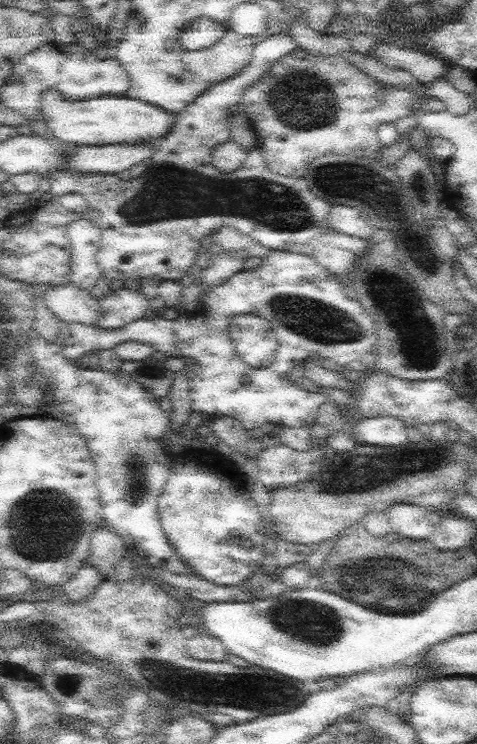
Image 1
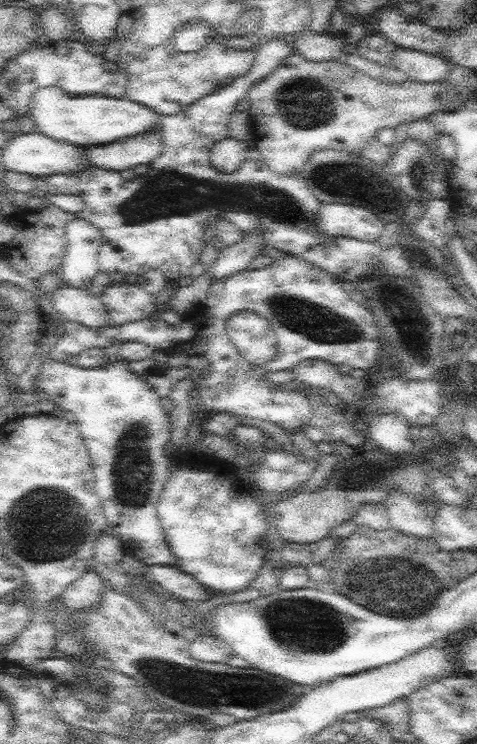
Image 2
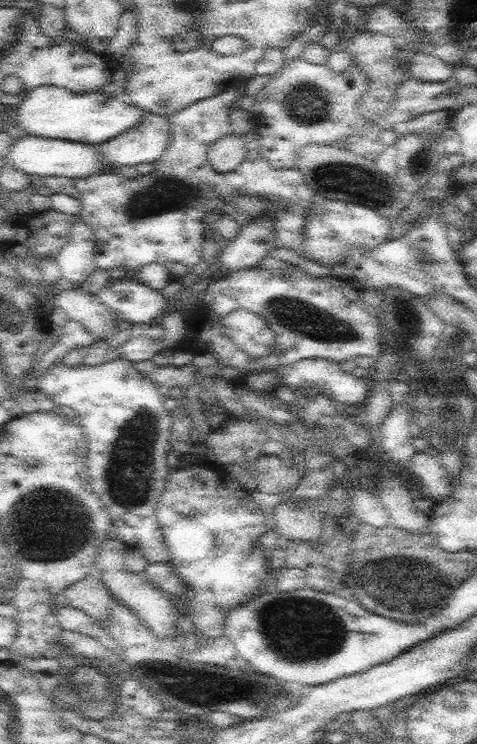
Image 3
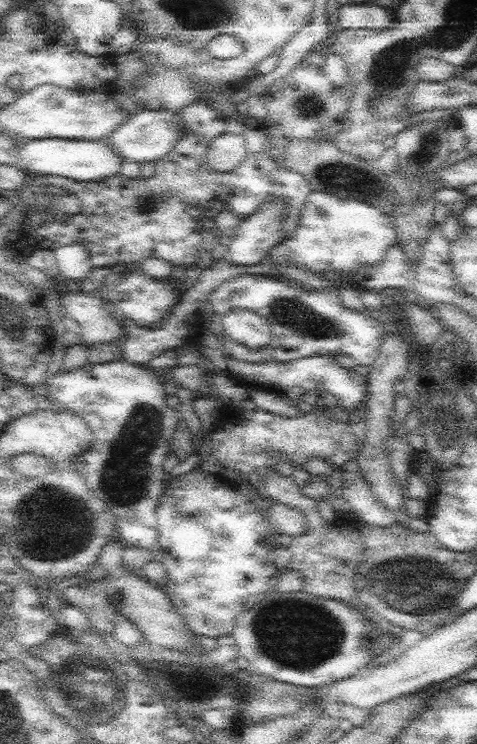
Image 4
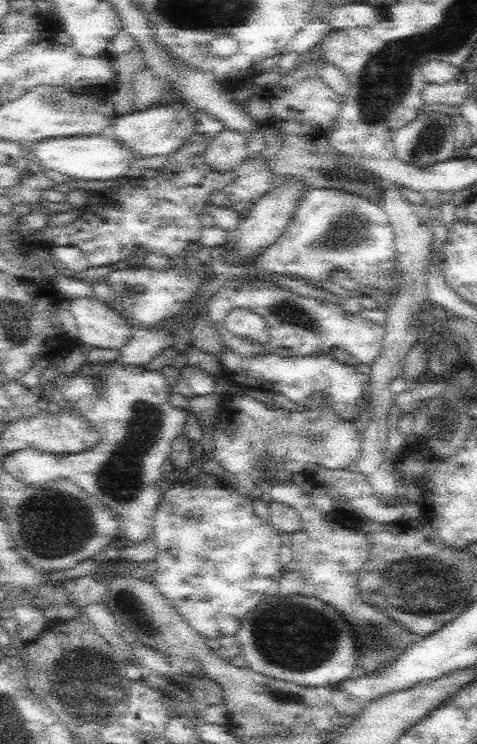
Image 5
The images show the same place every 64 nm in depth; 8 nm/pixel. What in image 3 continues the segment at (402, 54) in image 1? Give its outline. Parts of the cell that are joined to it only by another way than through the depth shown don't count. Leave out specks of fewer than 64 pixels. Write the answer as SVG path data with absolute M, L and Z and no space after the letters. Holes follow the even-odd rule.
M416 53L410 59L409 71L412 79L422 80L428 83L443 82L453 76L455 66L446 63L436 56Z

